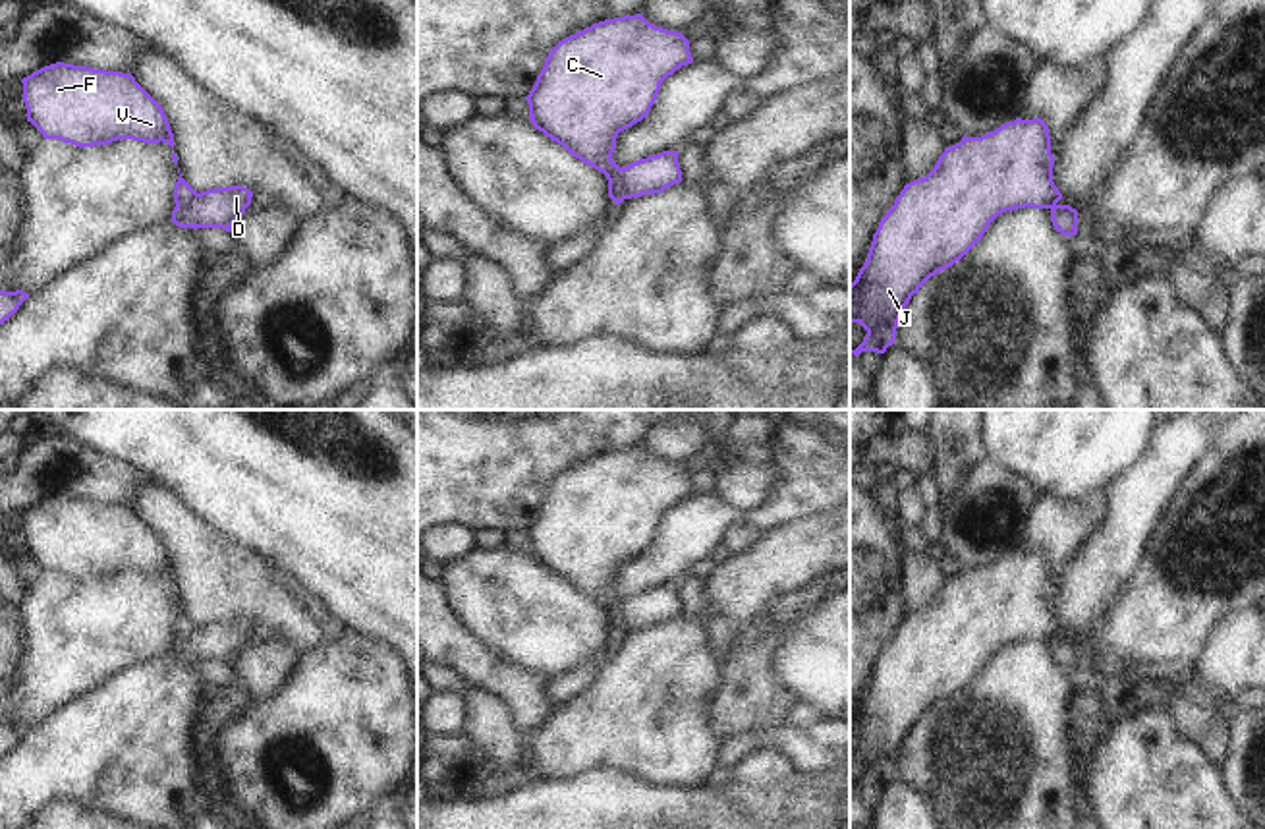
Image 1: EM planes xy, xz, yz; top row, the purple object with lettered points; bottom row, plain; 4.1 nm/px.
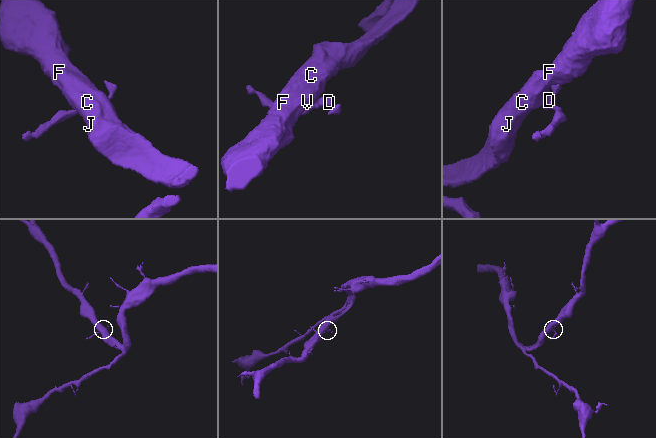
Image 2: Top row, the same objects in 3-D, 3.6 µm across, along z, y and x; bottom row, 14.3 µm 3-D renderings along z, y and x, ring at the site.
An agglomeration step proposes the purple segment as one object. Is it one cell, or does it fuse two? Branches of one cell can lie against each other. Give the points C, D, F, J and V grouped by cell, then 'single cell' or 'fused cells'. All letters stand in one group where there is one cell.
C F J V / D; fused cells

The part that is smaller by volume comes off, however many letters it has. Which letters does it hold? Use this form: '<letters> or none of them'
D.

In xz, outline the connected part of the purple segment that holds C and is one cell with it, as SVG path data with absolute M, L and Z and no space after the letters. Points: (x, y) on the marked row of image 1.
M641 14L604 19L562 39L547 56L529 95L529 122L535 129L562 145L581 162L618 184L622 168L612 160L620 131L641 122L657 100L661 83L682 66L691 64L689 41L678 33L649 23Z

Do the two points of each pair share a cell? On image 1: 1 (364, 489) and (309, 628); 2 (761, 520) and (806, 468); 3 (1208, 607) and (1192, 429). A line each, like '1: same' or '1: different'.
1: different
2: same
3: different

